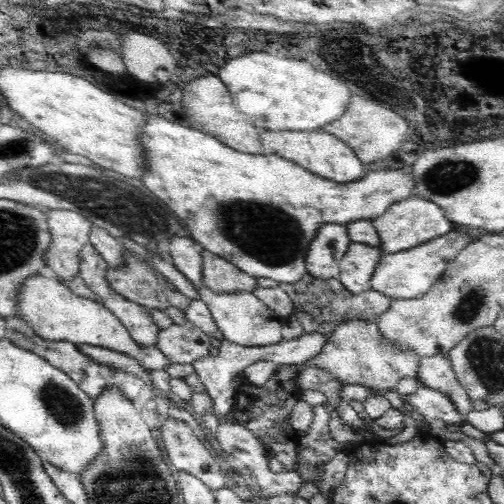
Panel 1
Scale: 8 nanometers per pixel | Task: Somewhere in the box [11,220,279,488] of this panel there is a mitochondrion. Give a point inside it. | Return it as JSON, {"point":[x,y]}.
{"point":[61,403]}

